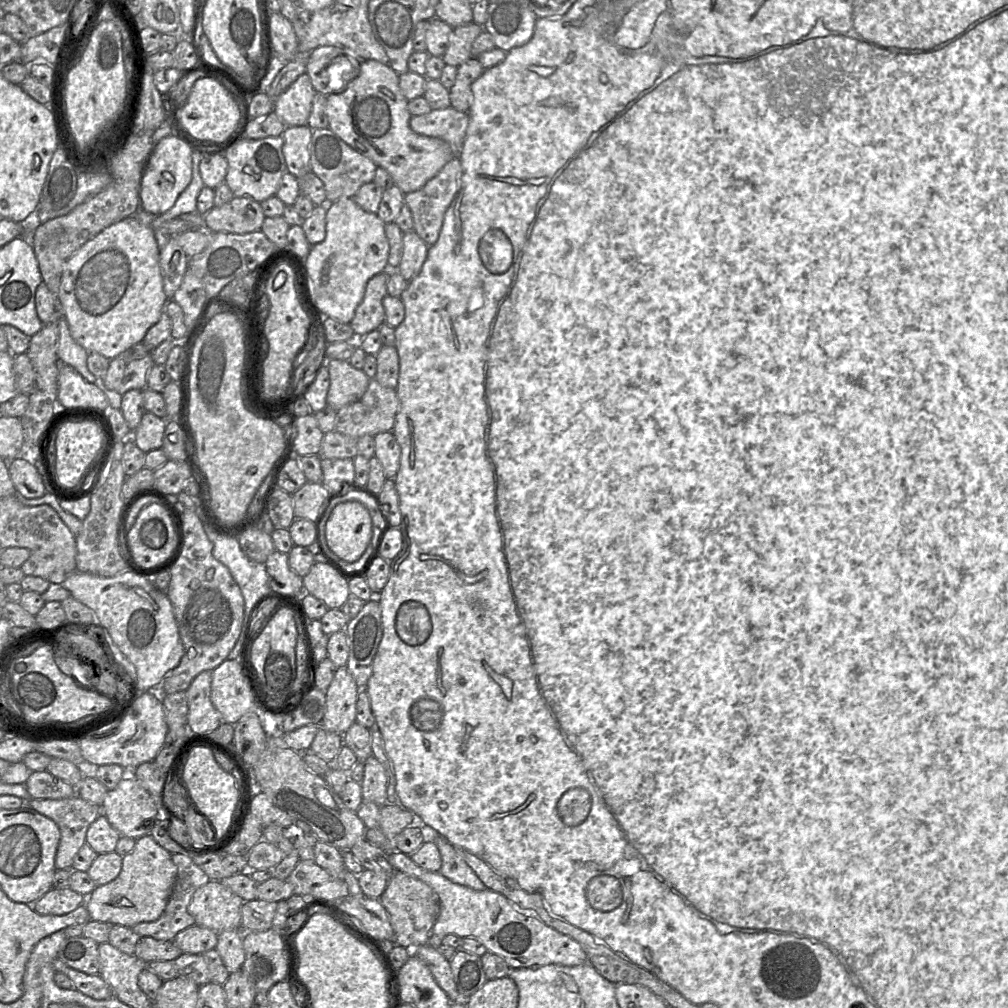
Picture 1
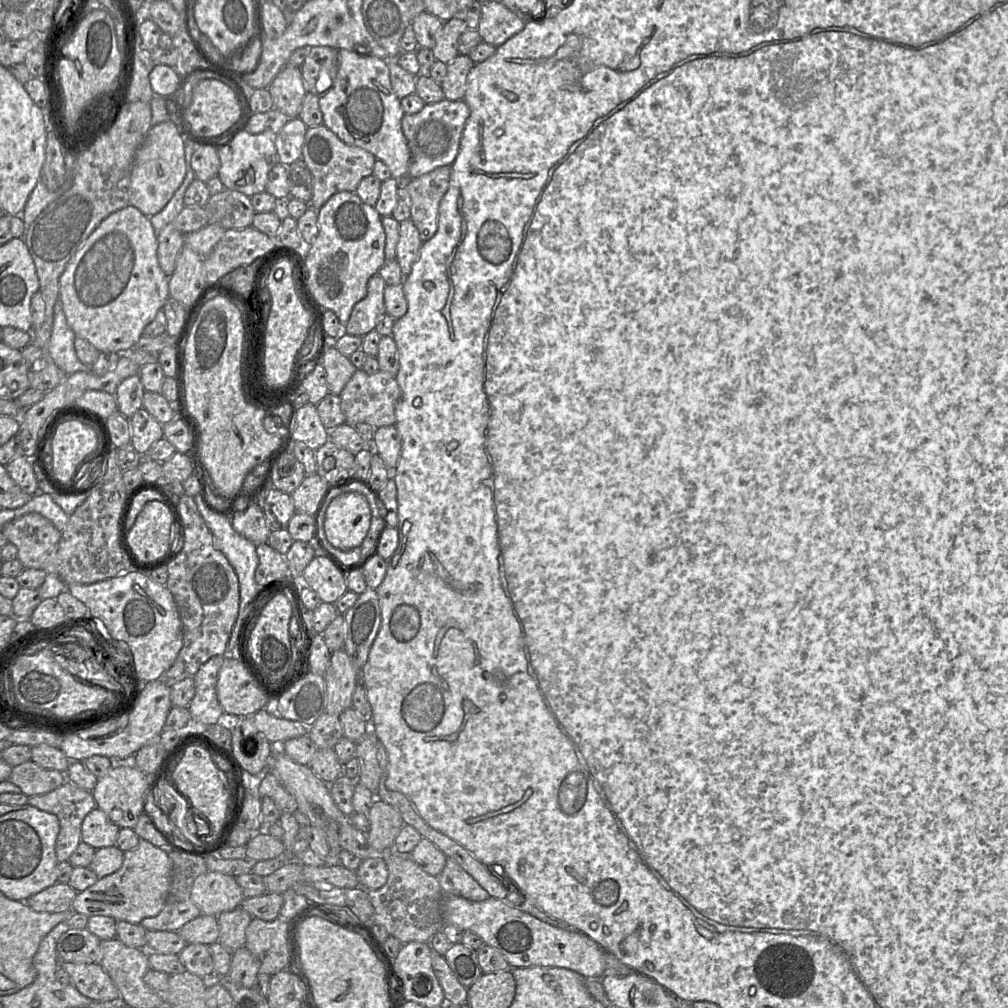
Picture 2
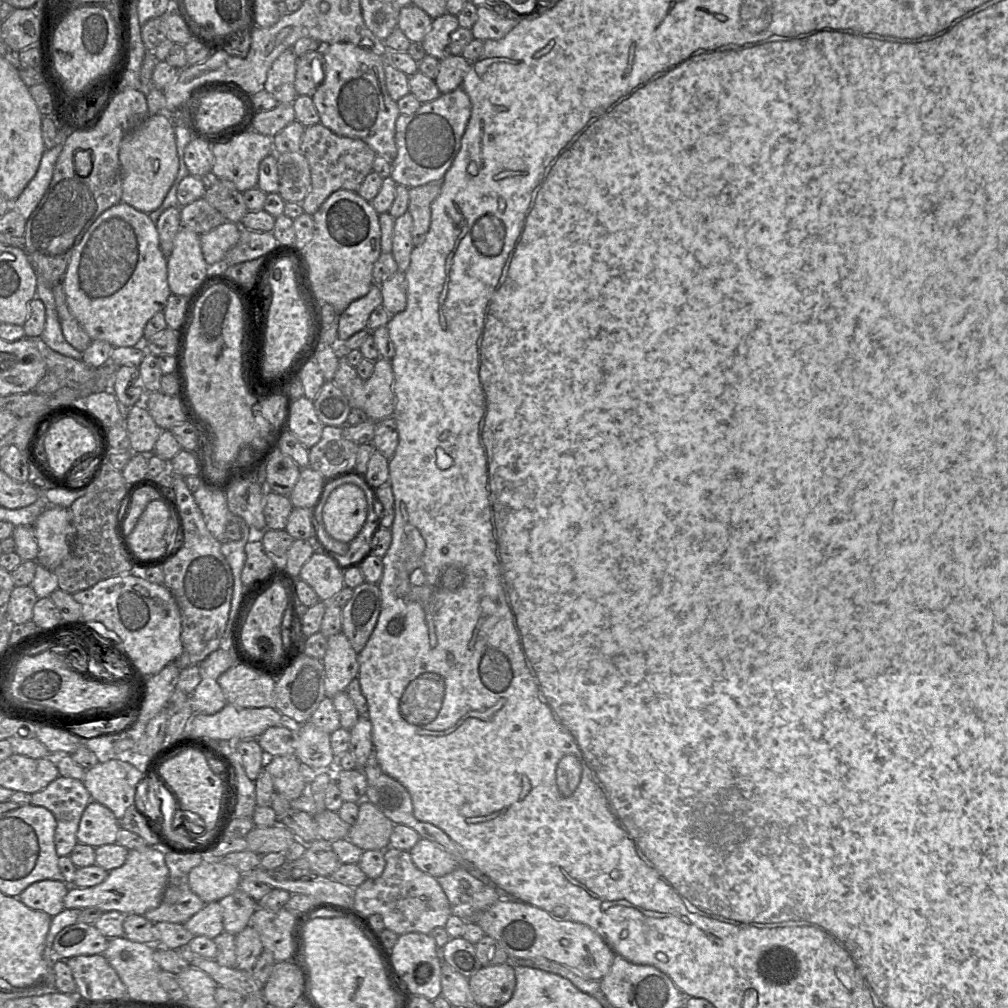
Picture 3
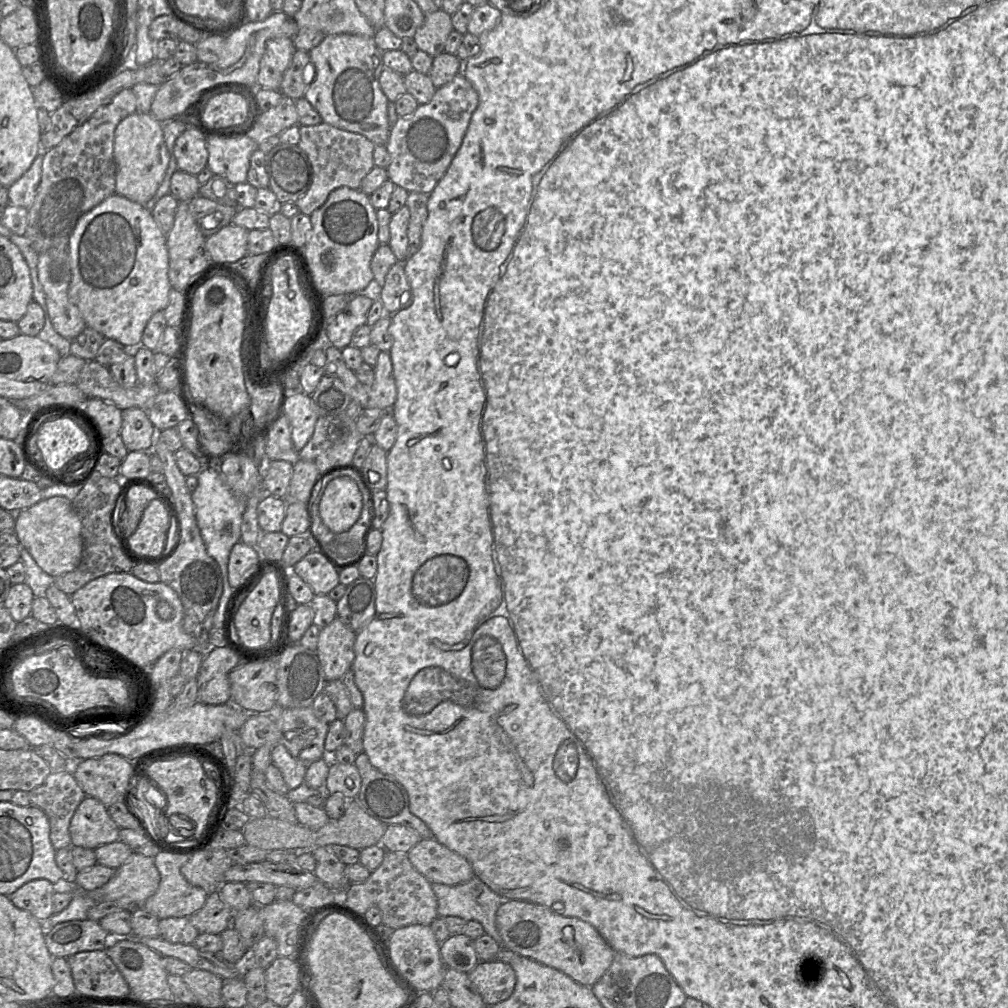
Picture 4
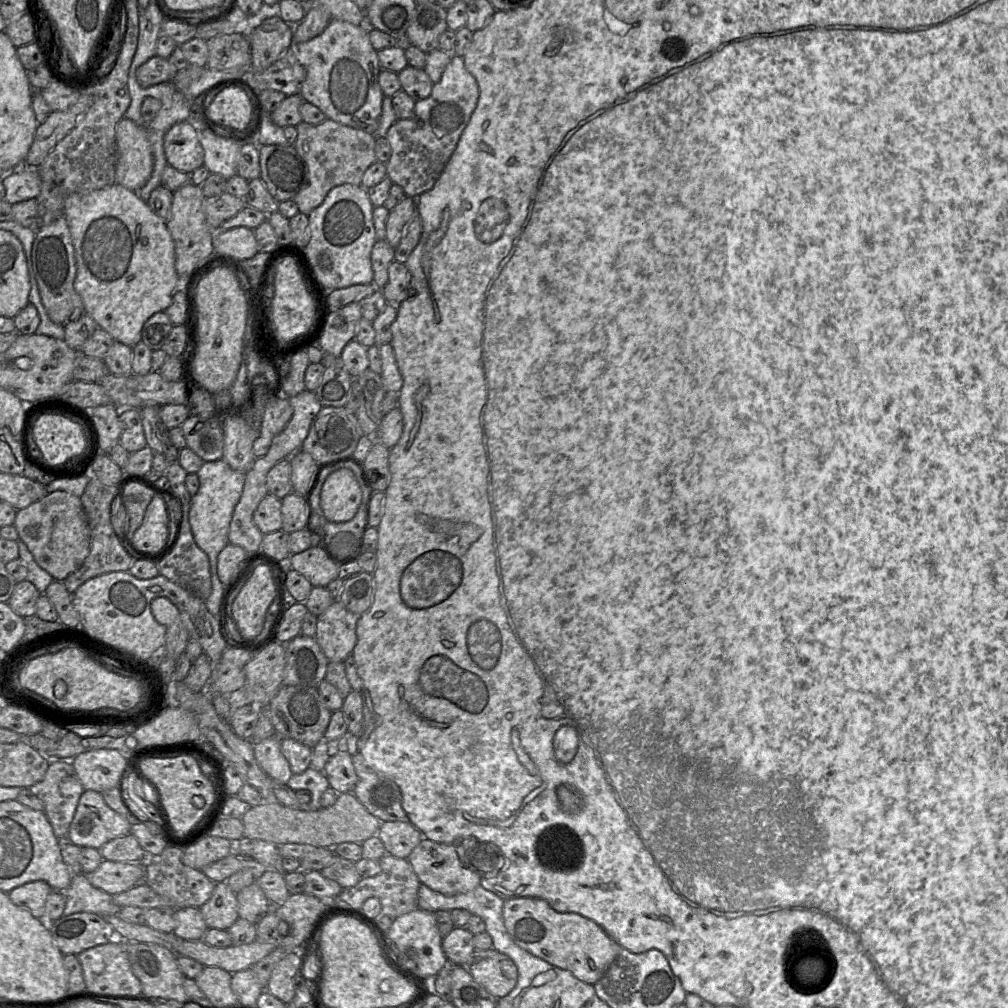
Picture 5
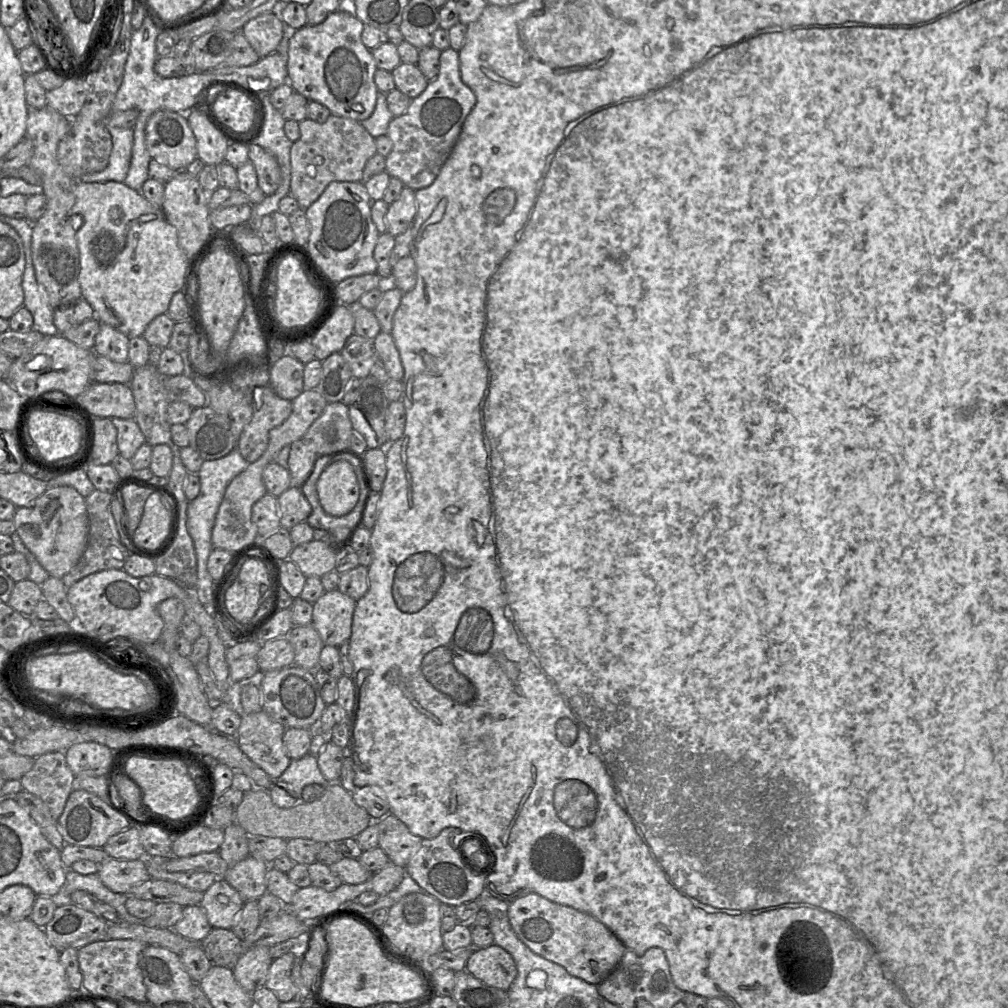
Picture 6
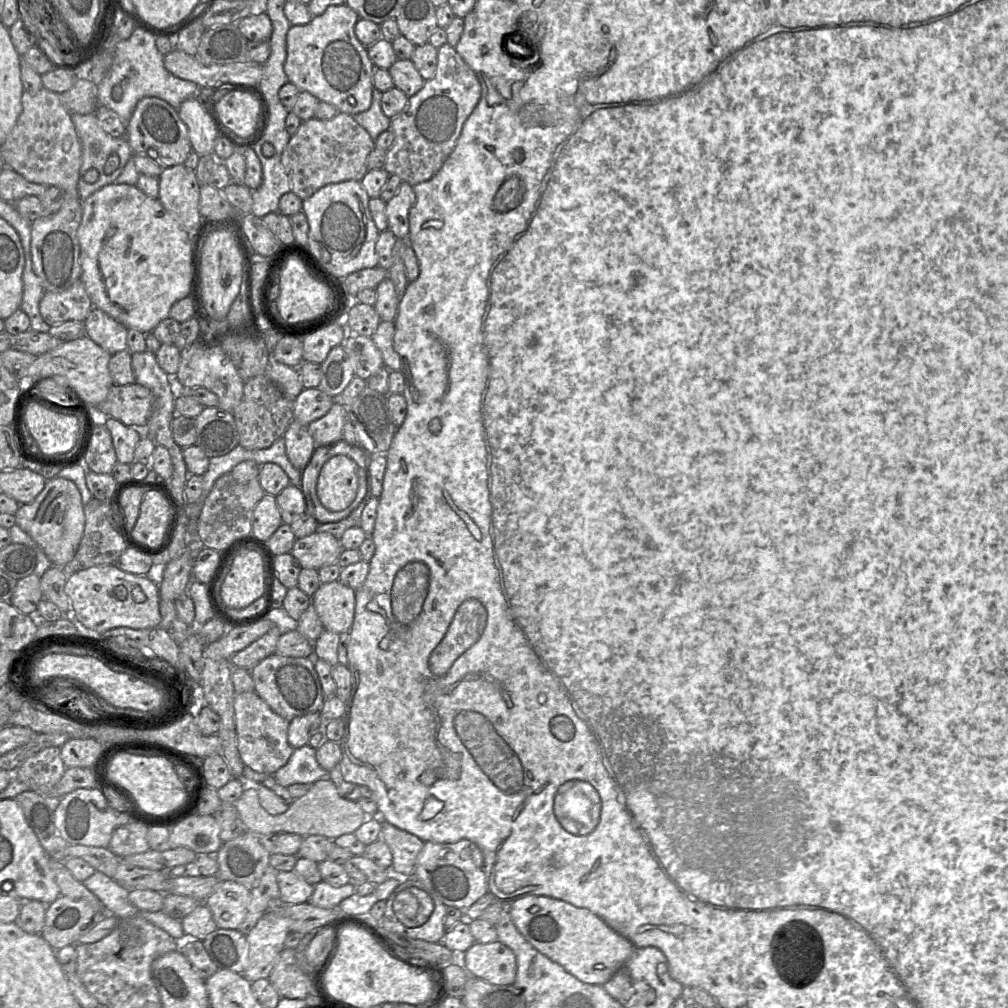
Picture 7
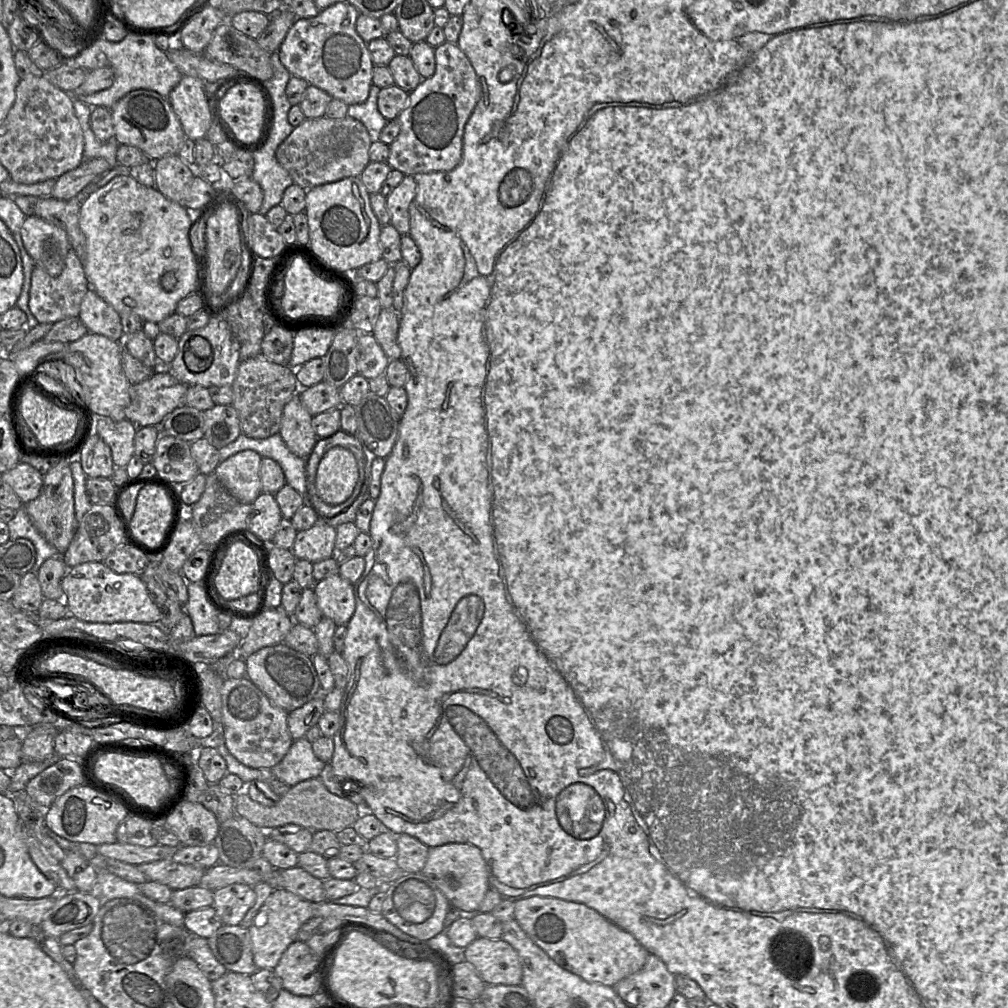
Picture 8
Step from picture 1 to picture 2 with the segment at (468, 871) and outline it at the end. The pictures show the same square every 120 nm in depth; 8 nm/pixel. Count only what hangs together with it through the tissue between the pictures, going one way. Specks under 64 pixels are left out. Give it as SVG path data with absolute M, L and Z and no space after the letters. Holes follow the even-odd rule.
M447 858L444 869L436 877L444 894L452 894L476 902L490 897L489 893L451 858Z

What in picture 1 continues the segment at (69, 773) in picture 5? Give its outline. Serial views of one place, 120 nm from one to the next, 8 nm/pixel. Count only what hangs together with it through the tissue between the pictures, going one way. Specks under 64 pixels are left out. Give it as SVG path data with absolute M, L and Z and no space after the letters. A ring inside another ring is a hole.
M80 796L62 799L30 799L28 805L52 819L59 827L60 842L56 852L56 869L72 869L74 857L86 843L89 826L102 813L101 807Z

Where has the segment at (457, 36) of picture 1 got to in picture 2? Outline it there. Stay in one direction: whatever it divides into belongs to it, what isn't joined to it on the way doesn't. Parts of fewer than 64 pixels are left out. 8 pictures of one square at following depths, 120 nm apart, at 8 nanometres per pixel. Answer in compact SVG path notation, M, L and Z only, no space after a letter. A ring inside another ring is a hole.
M463 15L445 21L437 32L435 46L431 49L435 59L445 64L452 62L459 55L458 40L466 30L468 25Z

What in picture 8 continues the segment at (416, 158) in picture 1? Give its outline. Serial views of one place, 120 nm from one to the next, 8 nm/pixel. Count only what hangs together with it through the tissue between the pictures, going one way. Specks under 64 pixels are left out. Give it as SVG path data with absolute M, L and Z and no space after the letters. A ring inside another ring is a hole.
M338 2L311 18L297 19L281 43L278 53L292 76L304 79L333 99L347 105L366 101L372 85L374 63L365 42L356 31L360 12L349 2Z

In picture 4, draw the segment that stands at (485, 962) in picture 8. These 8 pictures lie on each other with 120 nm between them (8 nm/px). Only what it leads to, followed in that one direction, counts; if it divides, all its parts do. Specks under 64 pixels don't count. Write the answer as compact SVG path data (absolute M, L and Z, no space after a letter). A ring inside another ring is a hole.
M498 960L480 961L469 972L469 978L486 1006L507 1000L516 985L516 973L509 963Z

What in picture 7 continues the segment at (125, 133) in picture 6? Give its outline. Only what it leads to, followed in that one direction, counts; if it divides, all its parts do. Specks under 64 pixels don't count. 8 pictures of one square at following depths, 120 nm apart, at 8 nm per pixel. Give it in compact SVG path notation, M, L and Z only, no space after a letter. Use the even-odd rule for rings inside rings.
M95 113L71 114L77 136L82 148L82 165L79 171L78 194L81 200L86 200L100 188L113 184L122 173L133 151L126 137L112 137L99 125Z

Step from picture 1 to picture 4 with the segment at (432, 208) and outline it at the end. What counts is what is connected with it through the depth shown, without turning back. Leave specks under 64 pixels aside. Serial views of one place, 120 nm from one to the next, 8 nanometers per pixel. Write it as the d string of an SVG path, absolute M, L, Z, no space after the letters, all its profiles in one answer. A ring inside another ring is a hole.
M409 192L406 205L410 211L408 223L407 259L412 257L421 247L422 228L427 218L427 202L429 194Z

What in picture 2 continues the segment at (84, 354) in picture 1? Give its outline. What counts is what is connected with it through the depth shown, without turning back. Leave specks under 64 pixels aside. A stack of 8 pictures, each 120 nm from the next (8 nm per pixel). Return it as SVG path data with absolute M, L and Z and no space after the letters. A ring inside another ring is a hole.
M58 301L54 307L54 320L47 351L56 365L66 374L89 372L91 366L82 363L75 351L75 333L68 325L64 310Z

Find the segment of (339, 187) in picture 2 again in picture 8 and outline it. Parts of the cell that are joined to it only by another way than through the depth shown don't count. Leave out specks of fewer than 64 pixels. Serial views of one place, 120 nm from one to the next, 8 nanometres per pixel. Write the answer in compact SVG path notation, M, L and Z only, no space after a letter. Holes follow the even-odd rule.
M348 115L341 119L330 119L326 116L306 118L278 146L276 159L291 175L293 183L306 191L343 178L359 177L370 163L371 143L364 124Z

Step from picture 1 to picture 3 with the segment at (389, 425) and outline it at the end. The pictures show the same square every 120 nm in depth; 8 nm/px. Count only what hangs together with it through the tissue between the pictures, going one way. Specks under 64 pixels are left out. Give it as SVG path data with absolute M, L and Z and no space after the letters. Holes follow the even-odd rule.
M339 351L339 363L333 382L347 398L350 408L363 410L369 420L380 421L394 411L393 369L391 361L379 357L367 380L361 379Z

